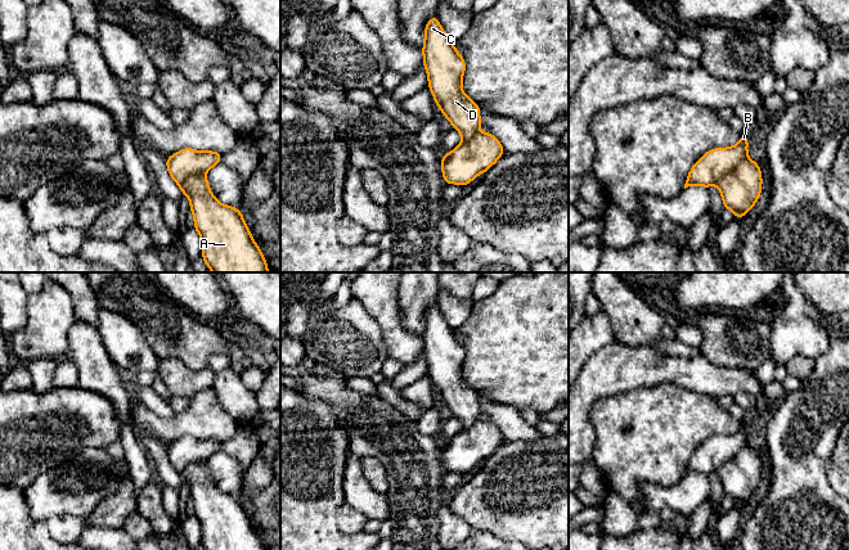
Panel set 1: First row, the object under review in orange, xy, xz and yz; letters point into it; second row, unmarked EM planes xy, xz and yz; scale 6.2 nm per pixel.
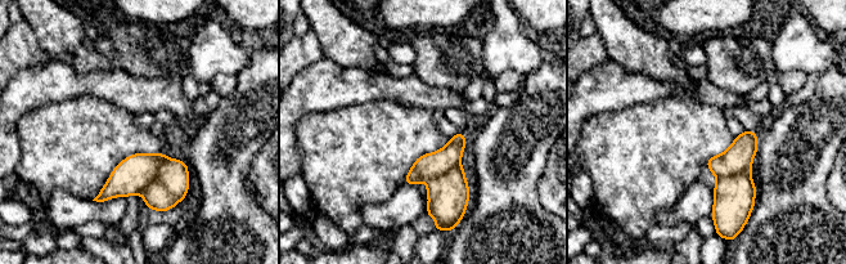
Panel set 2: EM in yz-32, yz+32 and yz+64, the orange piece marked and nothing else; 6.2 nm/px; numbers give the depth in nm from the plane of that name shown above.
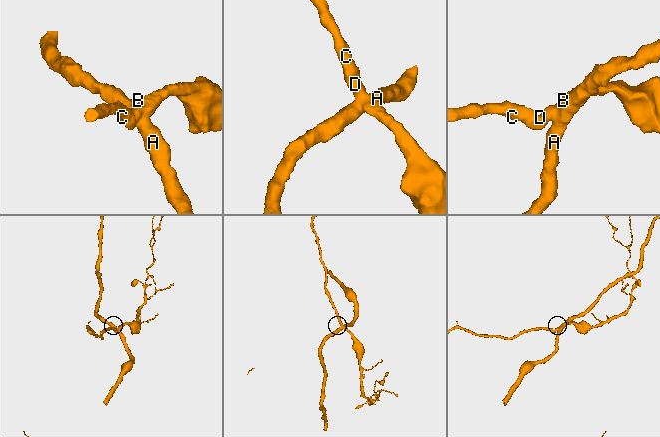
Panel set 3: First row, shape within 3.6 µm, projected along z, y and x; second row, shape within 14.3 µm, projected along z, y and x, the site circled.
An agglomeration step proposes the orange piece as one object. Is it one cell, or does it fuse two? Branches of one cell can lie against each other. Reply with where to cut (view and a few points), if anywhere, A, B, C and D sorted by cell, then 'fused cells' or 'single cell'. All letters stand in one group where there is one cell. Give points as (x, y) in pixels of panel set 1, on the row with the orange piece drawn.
yz (746, 156), (717, 184) | A / B C D | fused cells

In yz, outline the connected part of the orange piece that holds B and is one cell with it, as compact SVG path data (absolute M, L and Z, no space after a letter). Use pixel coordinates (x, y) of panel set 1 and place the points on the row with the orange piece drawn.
M744 134L735 146L706 152L691 168L684 189L691 185L709 189L713 184L718 184L723 176L731 173L747 157L749 140L749 136Z

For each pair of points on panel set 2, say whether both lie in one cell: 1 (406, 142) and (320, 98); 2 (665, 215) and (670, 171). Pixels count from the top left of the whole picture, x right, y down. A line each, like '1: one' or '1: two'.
1: two
2: two

